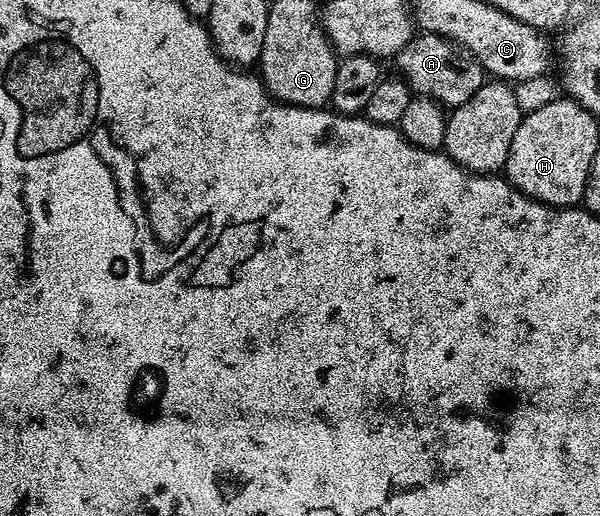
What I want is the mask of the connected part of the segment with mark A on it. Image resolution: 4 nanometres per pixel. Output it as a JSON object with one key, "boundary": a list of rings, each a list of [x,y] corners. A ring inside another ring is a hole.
{"boundary":[[[413,34],[411,41],[394,56],[395,63],[400,70],[397,71],[399,78],[416,95],[427,95],[445,109],[470,101],[470,97],[474,97],[474,93],[478,93],[486,82],[484,66],[441,35]]]}

